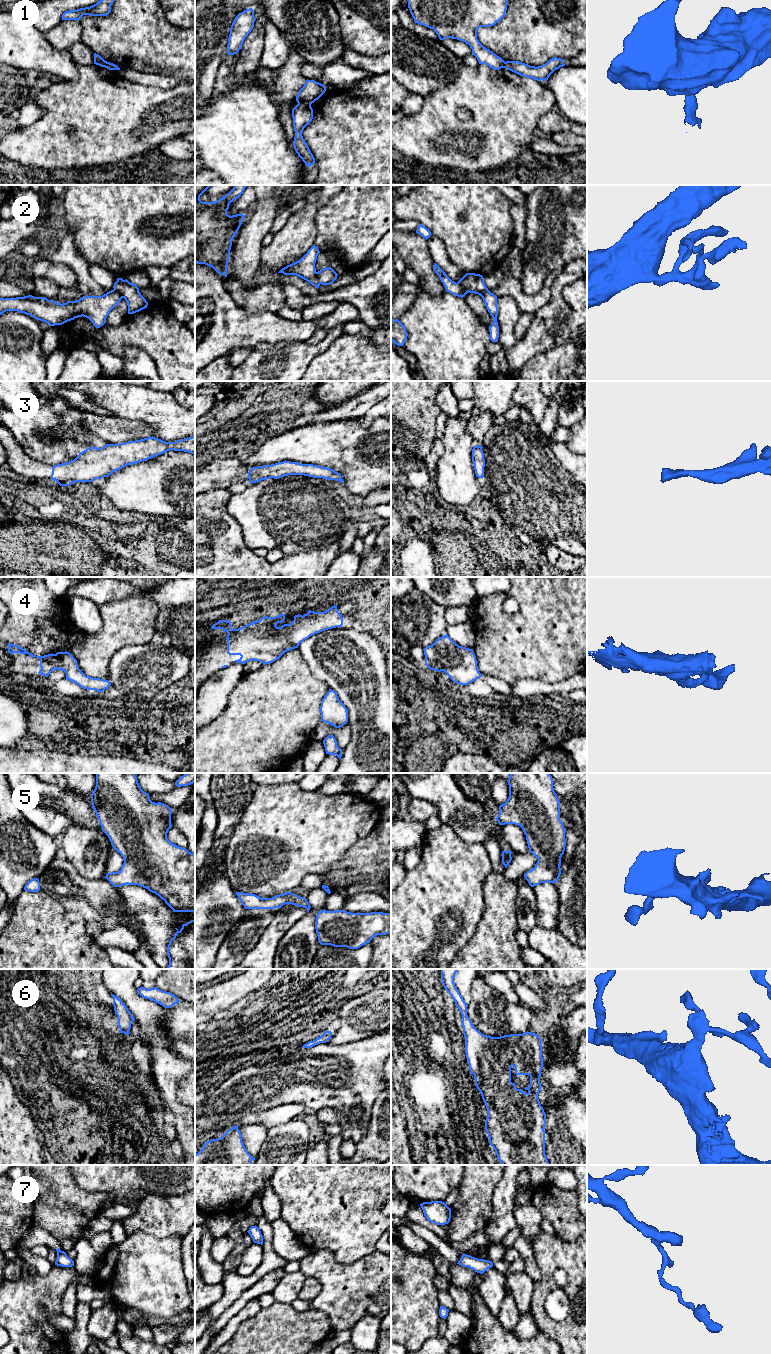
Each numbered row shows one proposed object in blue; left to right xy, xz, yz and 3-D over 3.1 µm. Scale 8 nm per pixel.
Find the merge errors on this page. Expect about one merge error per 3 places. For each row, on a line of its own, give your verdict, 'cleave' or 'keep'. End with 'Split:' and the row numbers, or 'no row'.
1: cleave
2: cleave
3: keep
4: keep
5: keep
6: keep
7: keep
Split: 1, 2

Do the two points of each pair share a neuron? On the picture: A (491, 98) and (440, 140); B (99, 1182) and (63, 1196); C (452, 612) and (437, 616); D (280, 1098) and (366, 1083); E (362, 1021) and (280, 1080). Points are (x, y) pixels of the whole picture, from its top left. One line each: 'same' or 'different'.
A: same
B: different
C: different
D: same
E: different

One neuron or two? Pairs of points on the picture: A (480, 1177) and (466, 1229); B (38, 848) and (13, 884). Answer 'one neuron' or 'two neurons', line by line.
A: one neuron
B: one neuron

